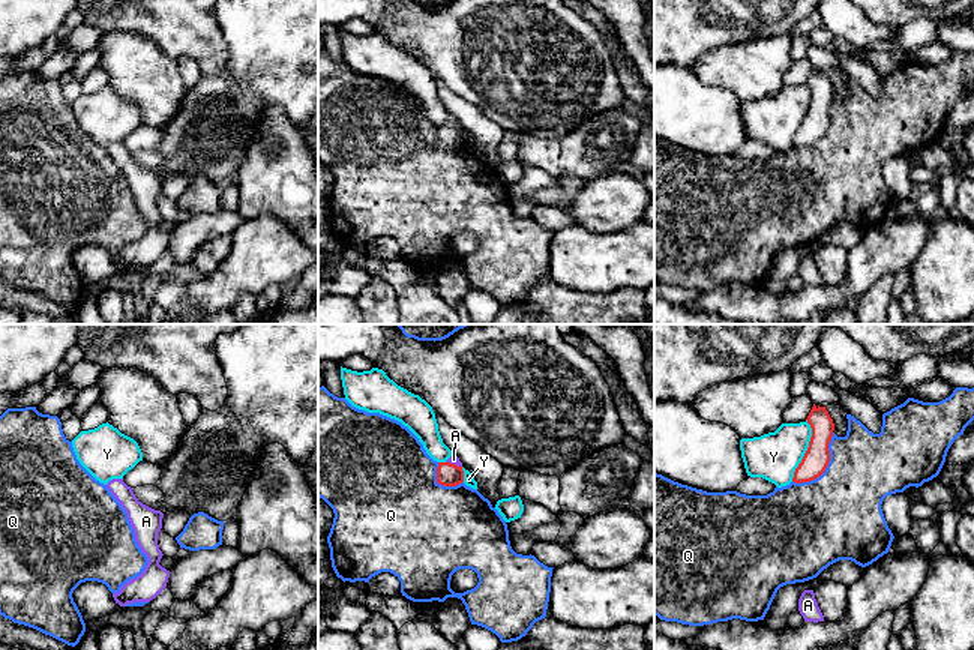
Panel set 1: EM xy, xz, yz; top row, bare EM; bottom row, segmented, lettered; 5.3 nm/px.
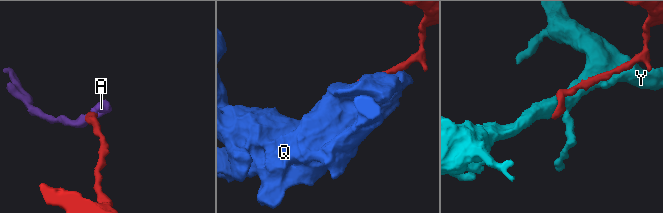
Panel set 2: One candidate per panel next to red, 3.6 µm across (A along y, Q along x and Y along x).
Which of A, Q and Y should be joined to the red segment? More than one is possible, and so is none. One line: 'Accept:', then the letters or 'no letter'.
Accept: A

